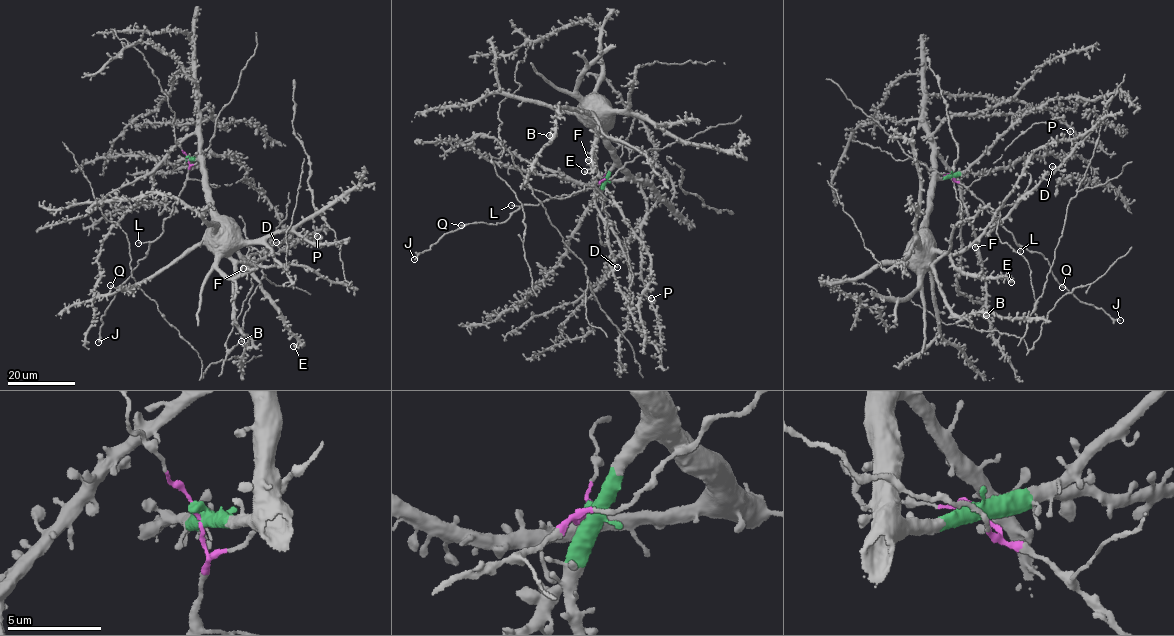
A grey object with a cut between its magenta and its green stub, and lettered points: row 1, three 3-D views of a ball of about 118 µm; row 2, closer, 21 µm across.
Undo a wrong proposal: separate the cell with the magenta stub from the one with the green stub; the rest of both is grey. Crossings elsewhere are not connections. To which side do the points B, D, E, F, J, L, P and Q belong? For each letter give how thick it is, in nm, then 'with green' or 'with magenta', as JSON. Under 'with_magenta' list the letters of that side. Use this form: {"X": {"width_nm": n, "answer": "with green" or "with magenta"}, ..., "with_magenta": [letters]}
{"B": {"width_nm": 240, "answer": "with green"}, "D": {"width_nm": 320, "answer": "with green"}, "E": {"width_nm": 480, "answer": "with green"}, "F": {"width_nm": 280, "answer": "with green"}, "J": {"width_nm": 240, "answer": "with magenta"}, "L": {"width_nm": 280, "answer": "with magenta"}, "P": {"width_nm": 400, "answer": "with green"}, "Q": {"width_nm": 260, "answer": "with magenta"}, "with_magenta": ["J", "L", "Q"]}

